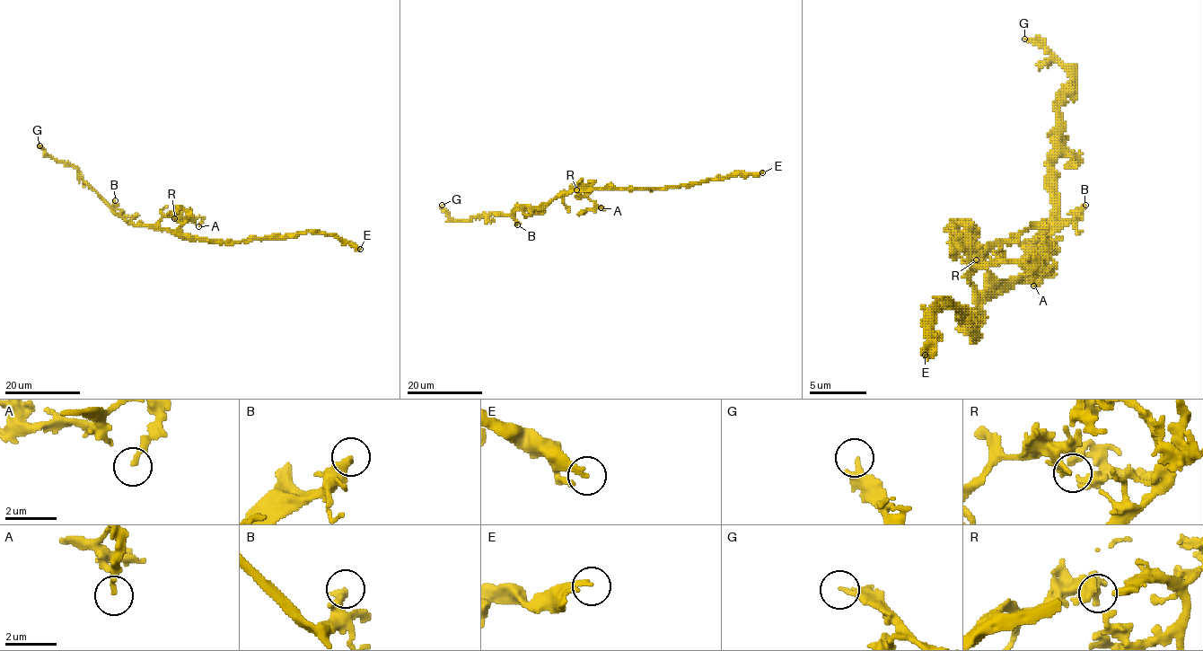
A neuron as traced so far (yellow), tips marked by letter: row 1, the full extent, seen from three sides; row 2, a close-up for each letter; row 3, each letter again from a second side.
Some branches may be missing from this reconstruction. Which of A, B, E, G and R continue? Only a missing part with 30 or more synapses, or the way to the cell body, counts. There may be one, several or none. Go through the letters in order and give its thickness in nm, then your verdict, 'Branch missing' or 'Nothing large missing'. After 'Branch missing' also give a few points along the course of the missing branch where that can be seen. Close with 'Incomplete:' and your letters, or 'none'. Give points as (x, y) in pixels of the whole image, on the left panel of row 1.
A: Thickness 130 nm. Nothing large missing
B: Thickness 360 nm. Branch missing. Course of what is missing: (115, 200), (129, 202), (127, 197), (104, 183)
E: Thickness 170 nm. Nothing large missing
G: Thickness 320 nm. Branch missing
R: Thickness 280 nm. Nothing large missing
Incomplete: B, G

